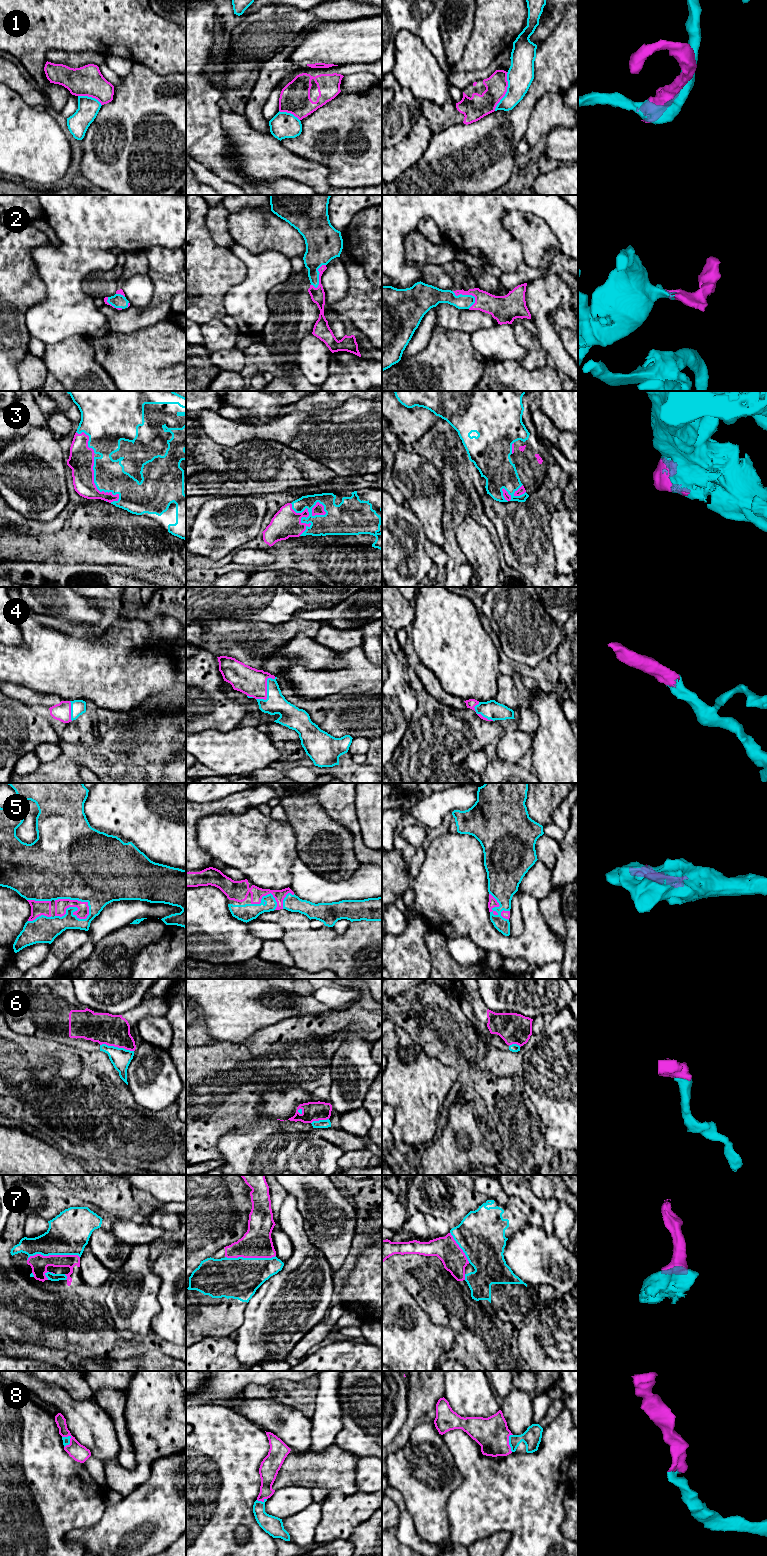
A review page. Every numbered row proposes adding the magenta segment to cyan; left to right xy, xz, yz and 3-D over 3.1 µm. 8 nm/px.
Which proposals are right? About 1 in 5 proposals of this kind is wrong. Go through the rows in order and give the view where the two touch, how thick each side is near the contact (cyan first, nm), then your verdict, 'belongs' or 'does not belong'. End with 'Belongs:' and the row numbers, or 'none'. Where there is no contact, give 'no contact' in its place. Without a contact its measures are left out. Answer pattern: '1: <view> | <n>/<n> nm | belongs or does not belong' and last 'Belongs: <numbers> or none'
1: yz | 220/180 nm | does not belong
2: yz | 130/160 nm | belongs
3: xy | 260/200 nm | belongs
4: xz | 160/220 nm | belongs
5: xy | 500/100 nm | belongs
6: xy | 160/260 nm | belongs
7: xy | 340/140 nm | belongs
8: xy | 60/140 nm | belongs
Belongs: 2, 3, 4, 5, 6, 7, 8

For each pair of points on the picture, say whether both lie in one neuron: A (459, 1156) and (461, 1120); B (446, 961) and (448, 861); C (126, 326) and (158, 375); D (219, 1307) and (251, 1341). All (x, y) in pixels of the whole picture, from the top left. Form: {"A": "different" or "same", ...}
{"A": "same", "B": "different", "C": "different", "D": "different"}

